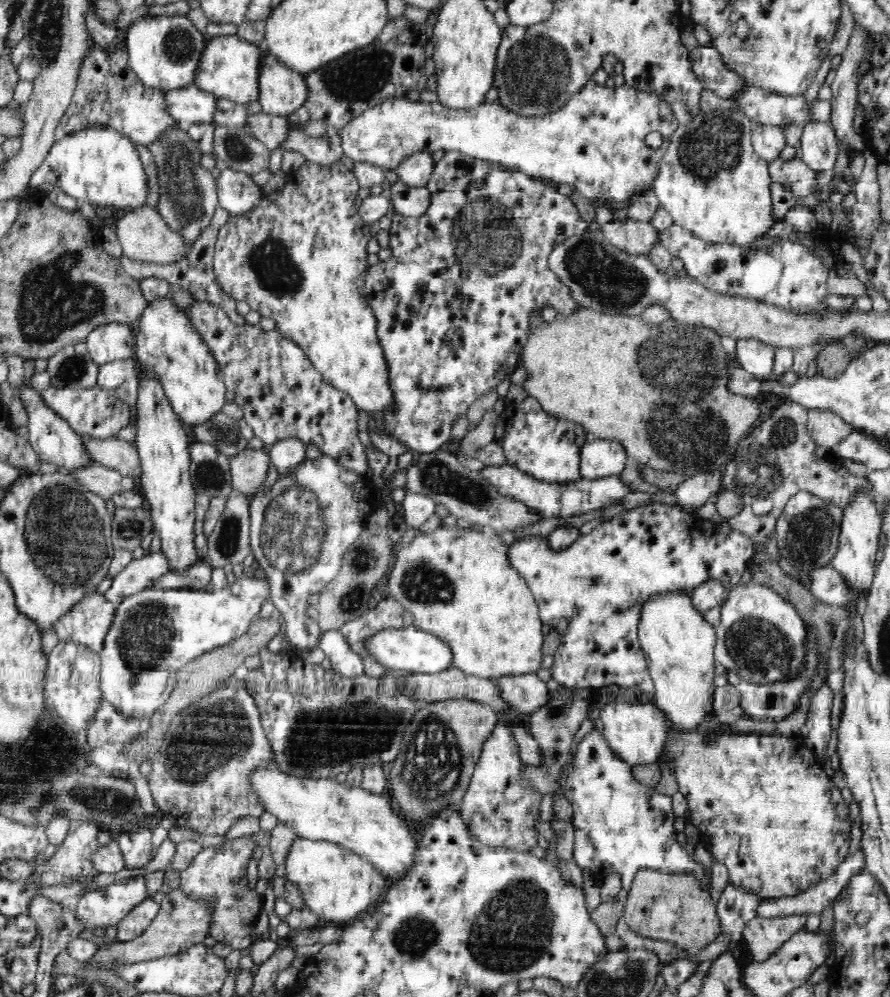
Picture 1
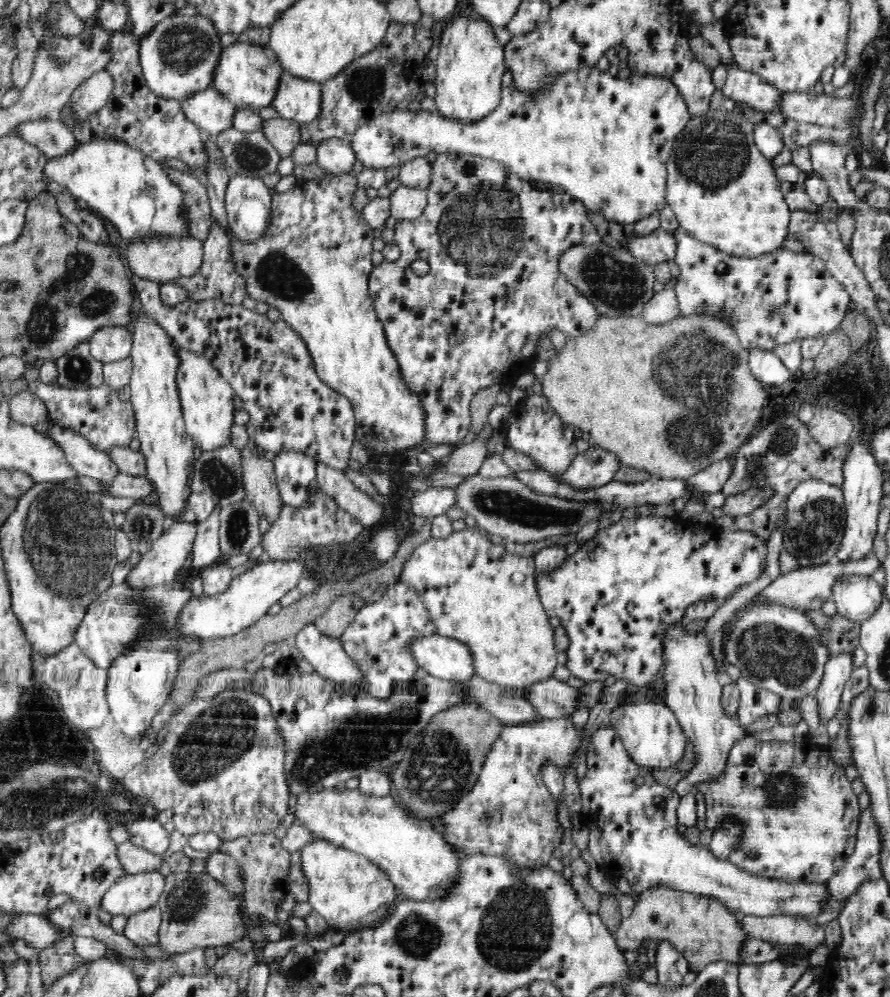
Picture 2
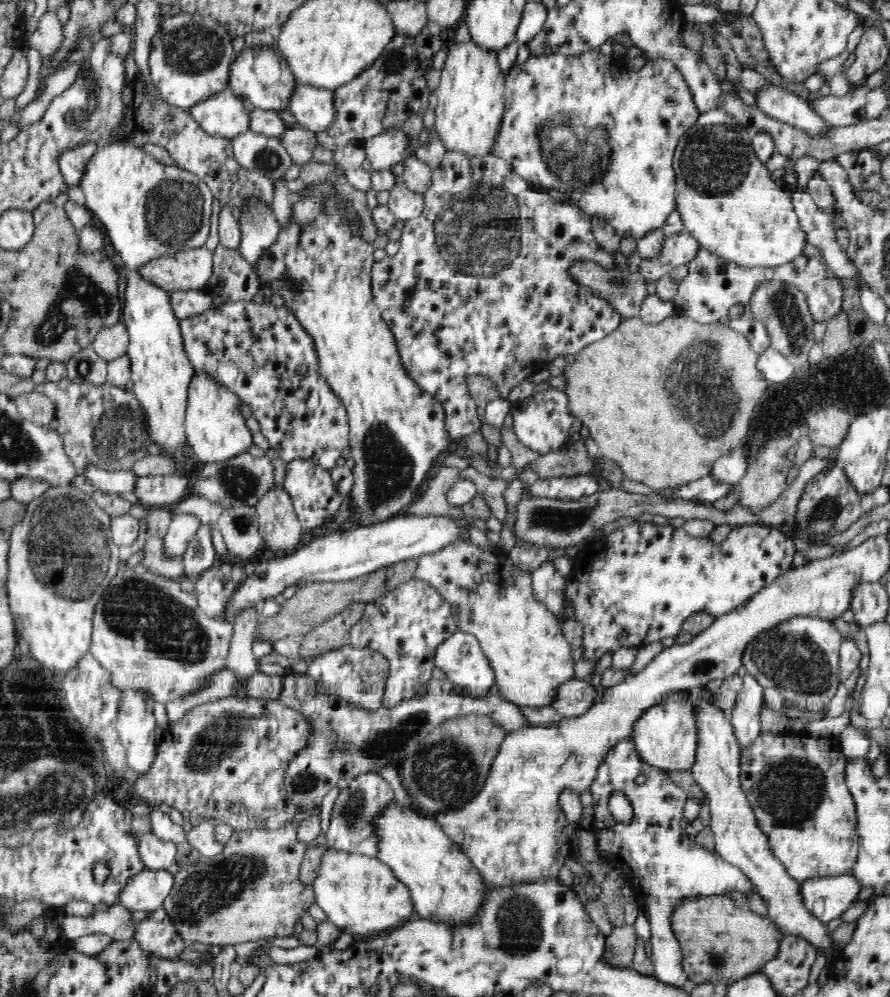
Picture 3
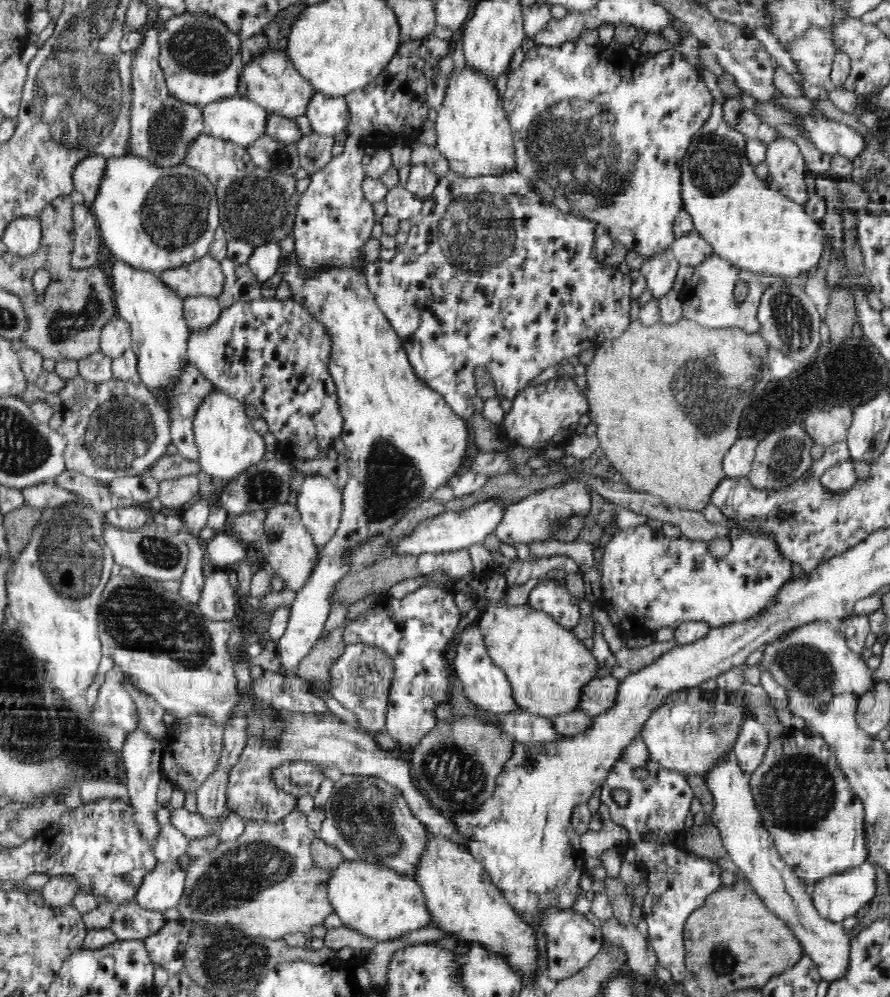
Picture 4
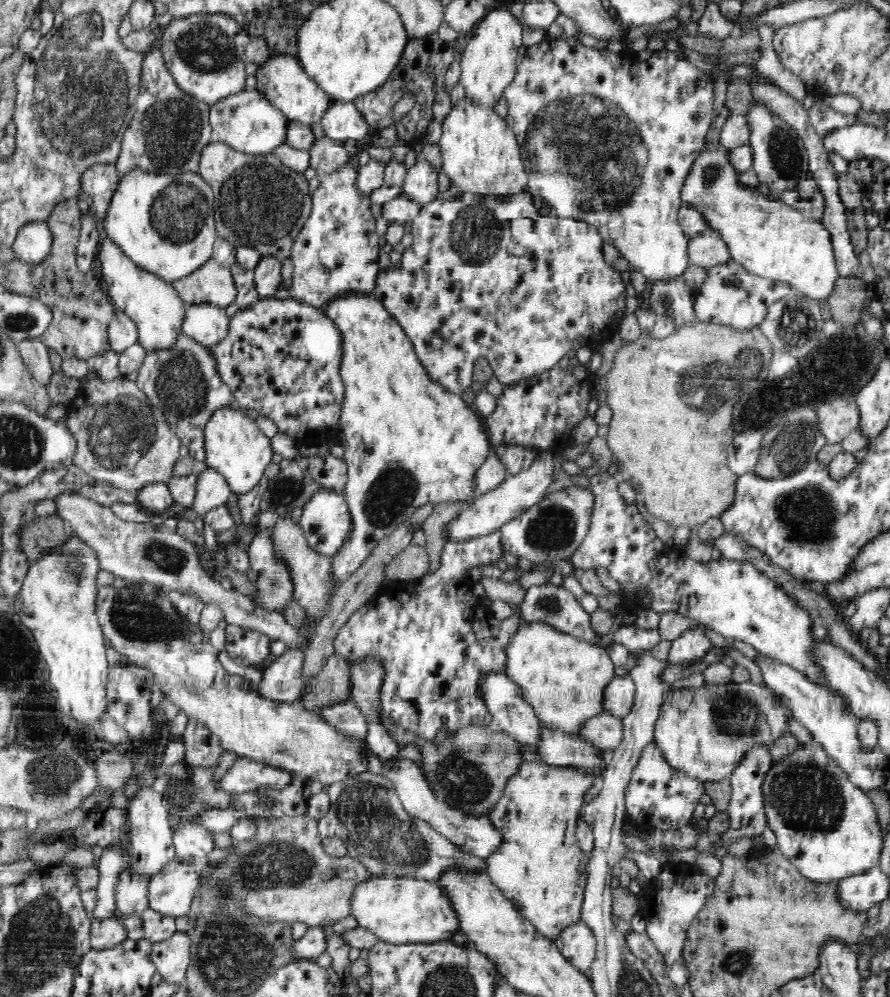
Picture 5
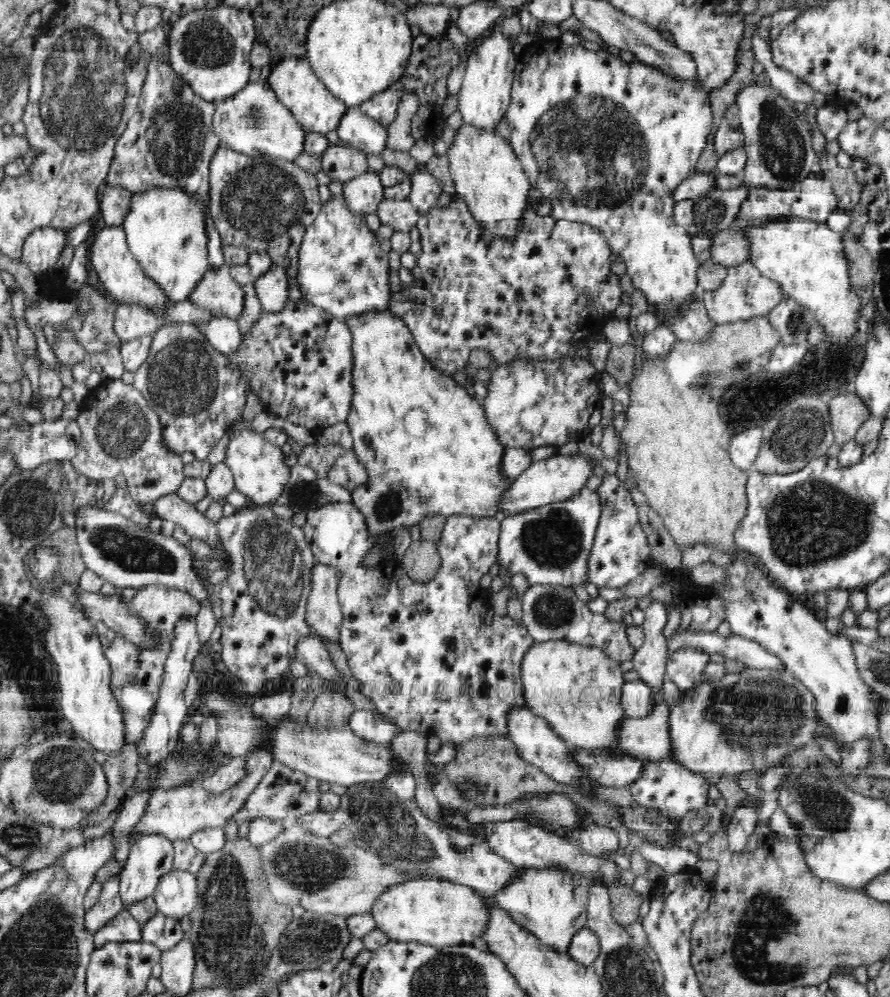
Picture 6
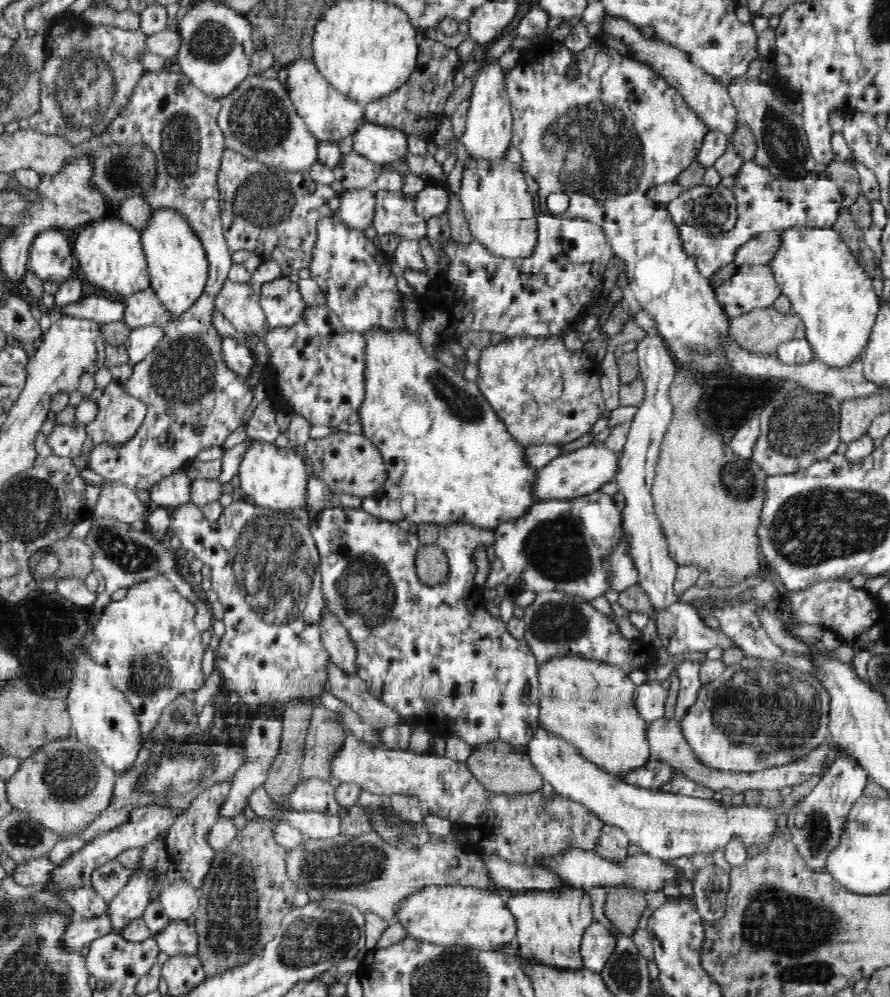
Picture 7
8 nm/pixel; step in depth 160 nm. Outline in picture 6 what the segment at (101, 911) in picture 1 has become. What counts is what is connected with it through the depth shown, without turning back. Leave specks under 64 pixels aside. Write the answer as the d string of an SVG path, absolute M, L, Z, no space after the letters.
M182 870L164 874L153 897L160 913L170 918L181 919L188 916L198 898L197 875Z

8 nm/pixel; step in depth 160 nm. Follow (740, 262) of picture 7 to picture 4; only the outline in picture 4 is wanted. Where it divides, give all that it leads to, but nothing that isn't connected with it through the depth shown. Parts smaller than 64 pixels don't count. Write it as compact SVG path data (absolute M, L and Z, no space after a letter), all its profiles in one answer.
M696 229L674 240L671 251L680 265L698 267L715 255L712 245Z

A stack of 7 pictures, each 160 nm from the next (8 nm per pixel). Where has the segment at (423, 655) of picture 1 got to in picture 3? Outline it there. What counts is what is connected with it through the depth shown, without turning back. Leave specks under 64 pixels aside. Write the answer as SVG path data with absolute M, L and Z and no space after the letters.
M462 629L454 631L440 644L436 650L436 668L440 668L447 676L448 685L451 683L458 684L463 691L464 696L474 698L486 698L494 692L496 686L496 673L494 667L490 664L490 659L482 651L482 647L474 633L464 632Z

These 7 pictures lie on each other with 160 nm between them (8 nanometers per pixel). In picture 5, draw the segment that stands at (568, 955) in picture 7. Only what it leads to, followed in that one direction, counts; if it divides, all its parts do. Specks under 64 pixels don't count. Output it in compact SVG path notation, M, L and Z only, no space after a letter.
M525 761L520 766L520 772L508 780L502 798L487 815L500 828L506 839L500 850L486 858L487 874L515 909L533 924L538 933L550 941L558 941L564 928L581 921L589 854L578 844L575 830L578 809L584 805L584 795L597 782L600 780L569 766Z

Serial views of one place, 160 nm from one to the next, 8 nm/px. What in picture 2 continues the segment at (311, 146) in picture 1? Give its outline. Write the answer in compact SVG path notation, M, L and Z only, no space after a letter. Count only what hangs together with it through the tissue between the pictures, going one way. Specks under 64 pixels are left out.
M328 138L316 146L318 164L333 174L352 173L356 153L349 142L338 138Z

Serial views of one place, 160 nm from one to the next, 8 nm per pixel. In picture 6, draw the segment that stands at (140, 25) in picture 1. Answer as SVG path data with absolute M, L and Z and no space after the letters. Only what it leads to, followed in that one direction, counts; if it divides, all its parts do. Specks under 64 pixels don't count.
M222 5L188 12L171 26L167 42L170 66L205 101L223 101L248 84L253 68L249 56L256 44L255 21L250 11Z

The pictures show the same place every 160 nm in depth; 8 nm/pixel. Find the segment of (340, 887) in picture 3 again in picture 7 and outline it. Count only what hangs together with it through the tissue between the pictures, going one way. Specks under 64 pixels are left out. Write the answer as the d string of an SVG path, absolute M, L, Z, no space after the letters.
M428 886L422 892L410 896L400 904L398 921L406 927L409 936L419 938L419 940L431 942L431 944L460 946L478 951L502 950L516 940L519 932L518 921L516 921L514 913L510 911L510 907L506 905L506 898L496 892L476 887Z

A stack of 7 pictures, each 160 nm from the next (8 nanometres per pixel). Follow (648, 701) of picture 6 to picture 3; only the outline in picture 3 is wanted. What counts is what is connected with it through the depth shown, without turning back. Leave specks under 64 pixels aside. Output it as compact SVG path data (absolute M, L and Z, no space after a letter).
M572 679L560 686L558 690L558 700L553 706L558 713L562 713L565 718L582 716L595 706L598 688L590 682L581 679Z

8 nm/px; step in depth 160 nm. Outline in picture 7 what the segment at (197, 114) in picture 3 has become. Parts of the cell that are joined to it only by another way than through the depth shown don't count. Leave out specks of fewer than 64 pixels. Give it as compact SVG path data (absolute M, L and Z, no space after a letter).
M248 76L238 88L228 96L222 97L222 106L218 114L217 124L225 138L225 148L238 151L246 159L260 161L272 168L282 168L285 172L304 172L308 174L310 168L319 162L319 140L309 131L302 117L297 112L296 105L288 93L286 85L278 78L262 78L262 76Z

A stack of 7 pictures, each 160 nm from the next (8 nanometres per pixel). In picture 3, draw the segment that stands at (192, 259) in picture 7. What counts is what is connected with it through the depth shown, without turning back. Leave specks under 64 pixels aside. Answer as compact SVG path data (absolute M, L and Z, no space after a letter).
M132 143L98 146L86 166L80 187L85 196L85 206L106 228L110 242L129 271L138 271L142 266L165 257L176 257L184 250L202 248L208 240L215 198L208 184L176 164L160 162Z

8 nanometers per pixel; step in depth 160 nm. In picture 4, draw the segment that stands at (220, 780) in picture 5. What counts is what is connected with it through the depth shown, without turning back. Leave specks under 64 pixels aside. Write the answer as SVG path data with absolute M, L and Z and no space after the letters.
M291 761L276 765L269 772L269 780L286 794L296 799L308 795L314 797L324 781L321 768L314 762Z

